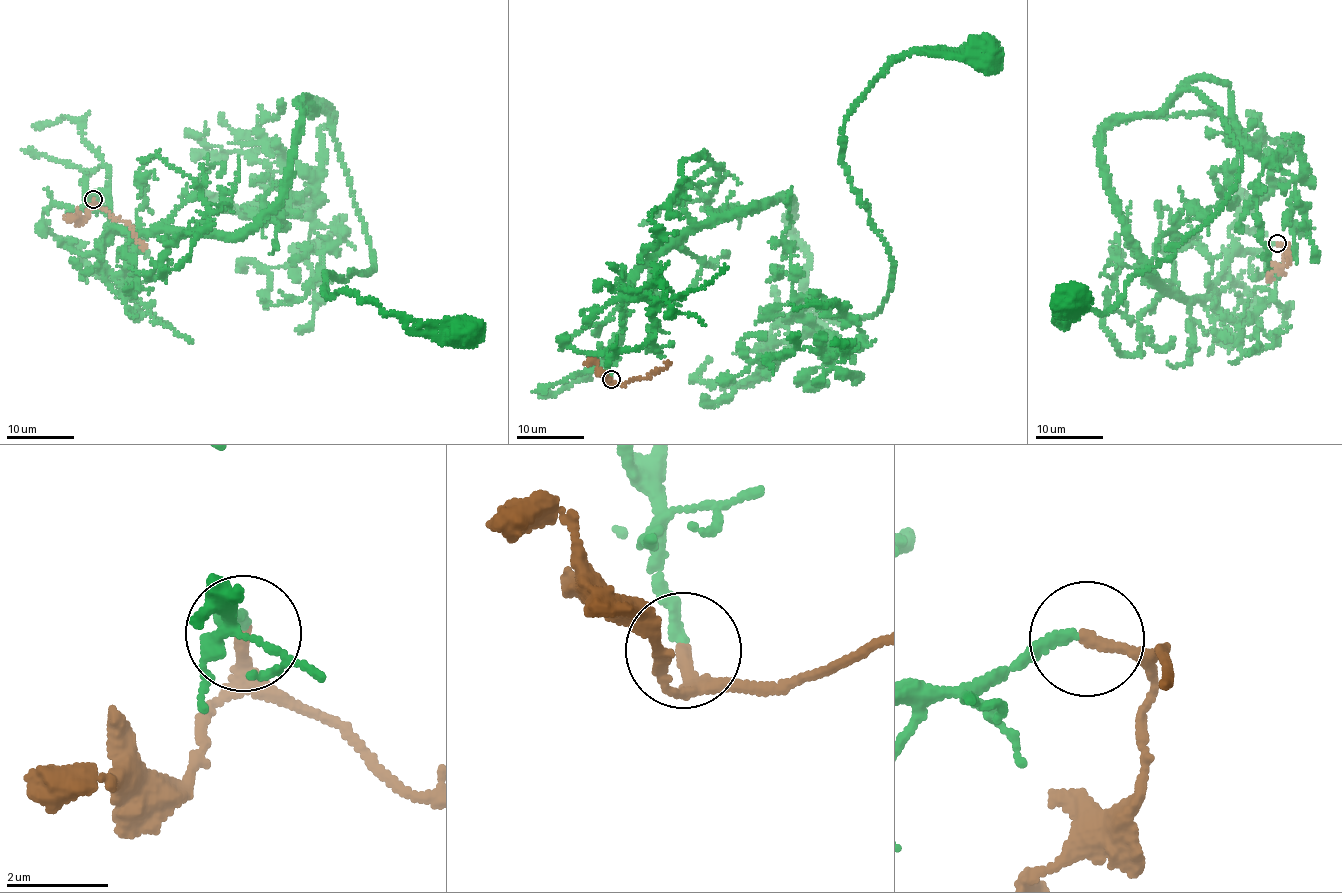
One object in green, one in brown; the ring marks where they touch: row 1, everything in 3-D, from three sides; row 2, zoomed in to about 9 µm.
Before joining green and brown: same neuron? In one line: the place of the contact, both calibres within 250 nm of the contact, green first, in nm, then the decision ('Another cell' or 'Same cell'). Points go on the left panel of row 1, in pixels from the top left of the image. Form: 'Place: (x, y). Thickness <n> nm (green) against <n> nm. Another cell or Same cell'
Place: (93, 199). Thickness 190 nm (green) against 240 nm. Same cell

